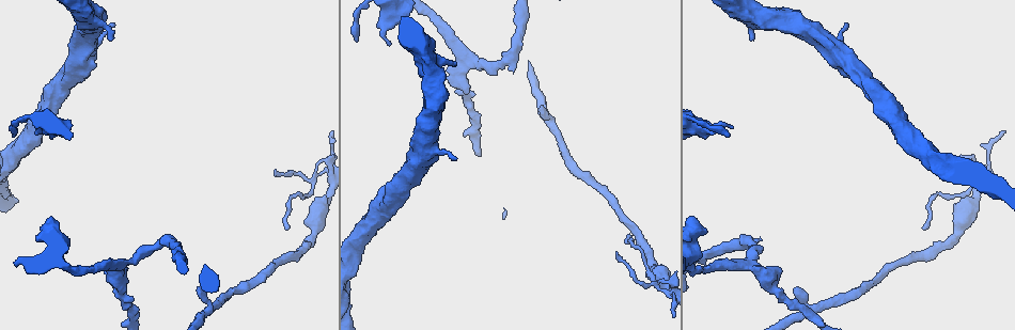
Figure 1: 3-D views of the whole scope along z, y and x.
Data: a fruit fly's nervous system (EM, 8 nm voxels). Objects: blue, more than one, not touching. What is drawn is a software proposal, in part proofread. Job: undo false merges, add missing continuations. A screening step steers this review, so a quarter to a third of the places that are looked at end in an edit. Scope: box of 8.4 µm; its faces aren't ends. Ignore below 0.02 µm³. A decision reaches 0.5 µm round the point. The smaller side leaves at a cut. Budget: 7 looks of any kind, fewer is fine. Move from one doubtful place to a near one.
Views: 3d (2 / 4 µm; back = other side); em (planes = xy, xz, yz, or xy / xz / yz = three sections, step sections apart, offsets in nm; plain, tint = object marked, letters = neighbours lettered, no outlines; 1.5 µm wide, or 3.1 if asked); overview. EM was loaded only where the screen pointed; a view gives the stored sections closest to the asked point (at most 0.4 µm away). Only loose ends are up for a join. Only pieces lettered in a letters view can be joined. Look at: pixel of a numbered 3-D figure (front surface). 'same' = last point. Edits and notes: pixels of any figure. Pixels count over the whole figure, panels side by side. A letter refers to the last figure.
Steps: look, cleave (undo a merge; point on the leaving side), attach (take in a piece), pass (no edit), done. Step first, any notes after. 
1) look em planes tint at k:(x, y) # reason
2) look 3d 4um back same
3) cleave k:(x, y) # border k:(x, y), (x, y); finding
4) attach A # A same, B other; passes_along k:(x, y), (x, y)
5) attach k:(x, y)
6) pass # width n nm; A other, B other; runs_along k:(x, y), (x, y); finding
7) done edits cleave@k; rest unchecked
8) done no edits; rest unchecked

look 3d 2um at 1:(651, 281) # touches itself

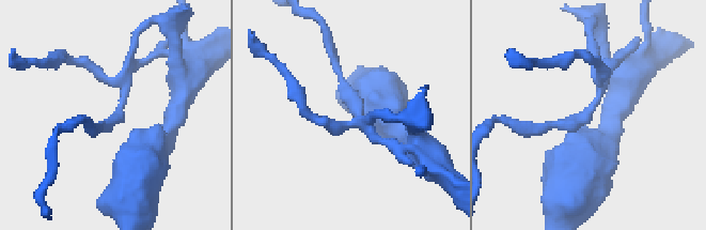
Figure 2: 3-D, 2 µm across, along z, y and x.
look em planes letters at 2:(112, 86)

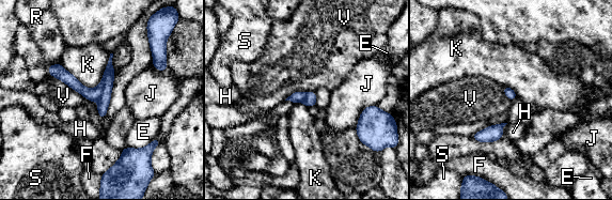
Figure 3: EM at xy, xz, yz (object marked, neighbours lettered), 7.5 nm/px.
cleave 3:(104, 101) # width 70 nm; longest_contact K 400 nm; E other, F other, H other, J other, K other, R other, S other, V other; two cells meet here

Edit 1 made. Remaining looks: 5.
look overview # see it whole again

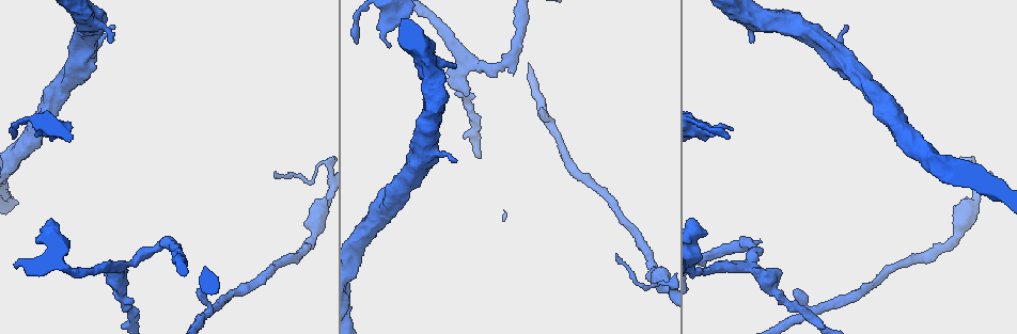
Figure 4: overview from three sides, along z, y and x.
look em planes letters at 4:(119, 270) # three-way junction

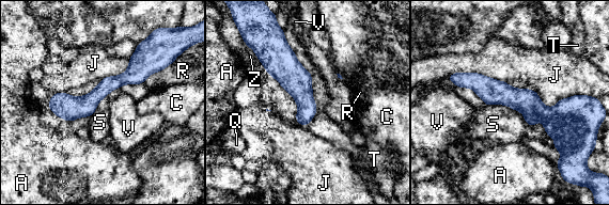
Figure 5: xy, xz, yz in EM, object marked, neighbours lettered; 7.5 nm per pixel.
pass # A other, C other, J other, Q other, R other, S other, T other, V other, Z other; runs_along 5:(455, 79), (540, 112), (576, 101); continuous, no second cell

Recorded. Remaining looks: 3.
look 3d 4um at 4:(112, 42) # an open end

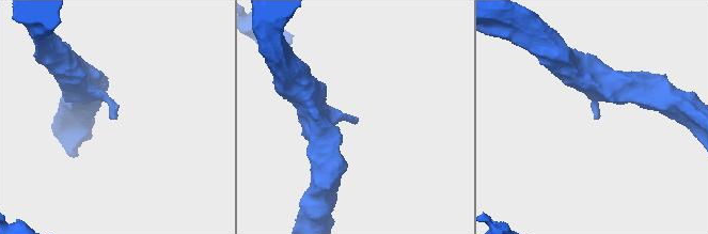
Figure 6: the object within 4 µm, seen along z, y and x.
look em xy step 4 tint at 6:(595, 119)

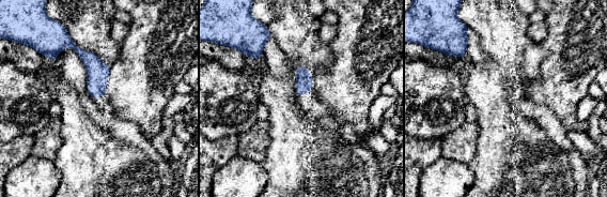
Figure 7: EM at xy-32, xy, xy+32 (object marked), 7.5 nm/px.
look em planes letters same

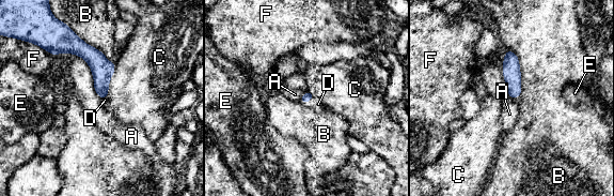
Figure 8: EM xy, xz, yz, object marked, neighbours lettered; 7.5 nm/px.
attach D # A other, B other, C other, D same, E other, F other; the cell continues

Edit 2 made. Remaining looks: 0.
done edits cleave@3, attach@8; rest unchecked

